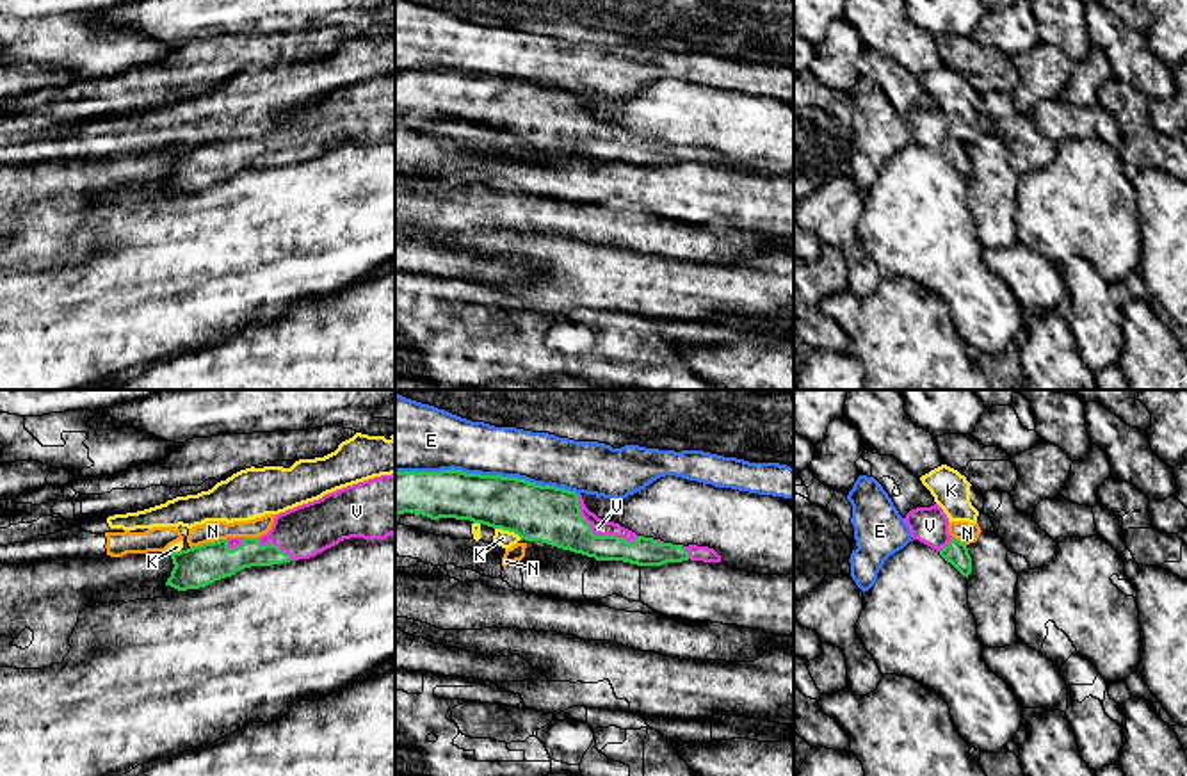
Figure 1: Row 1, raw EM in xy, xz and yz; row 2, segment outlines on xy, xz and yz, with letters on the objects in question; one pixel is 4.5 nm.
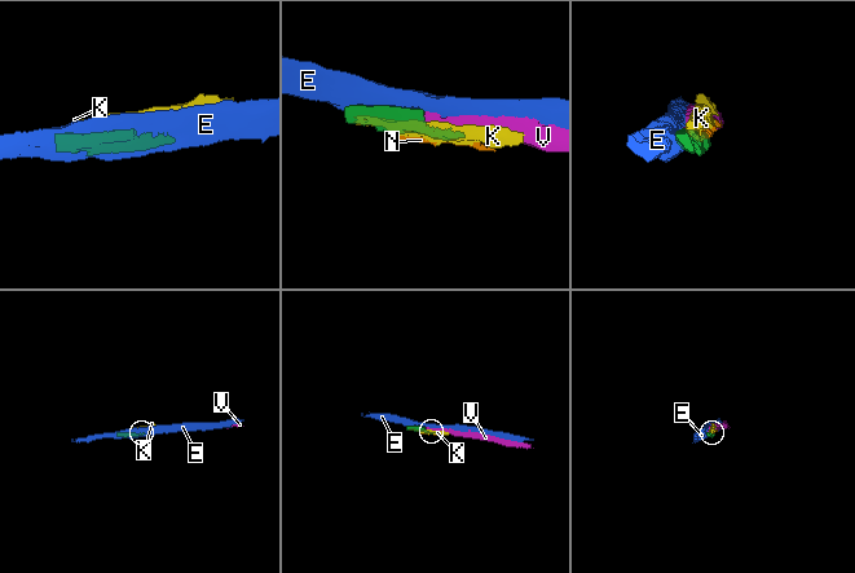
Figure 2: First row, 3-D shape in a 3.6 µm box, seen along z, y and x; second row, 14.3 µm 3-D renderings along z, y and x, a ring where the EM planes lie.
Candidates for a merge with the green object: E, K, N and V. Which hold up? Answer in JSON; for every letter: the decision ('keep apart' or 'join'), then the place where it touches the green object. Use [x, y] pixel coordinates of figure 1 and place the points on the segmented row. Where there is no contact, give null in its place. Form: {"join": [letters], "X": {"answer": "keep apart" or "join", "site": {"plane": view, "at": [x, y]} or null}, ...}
{"join": ["V"], "E": {"answer": "keep apart", "site": {"plane": "xz", "at": [486, 476]}}, "K": {"answer": "keep apart", "site": {"plane": "xz", "at": [509, 531]}}, "N": {"answer": "keep apart", "site": {"plane": "xy", "at": [209, 543]}}, "V": {"answer": "join", "site": {"plane": "xz", "at": [593, 534]}}}

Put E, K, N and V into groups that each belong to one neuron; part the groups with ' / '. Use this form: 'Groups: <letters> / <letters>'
Groups: E / K N / V

